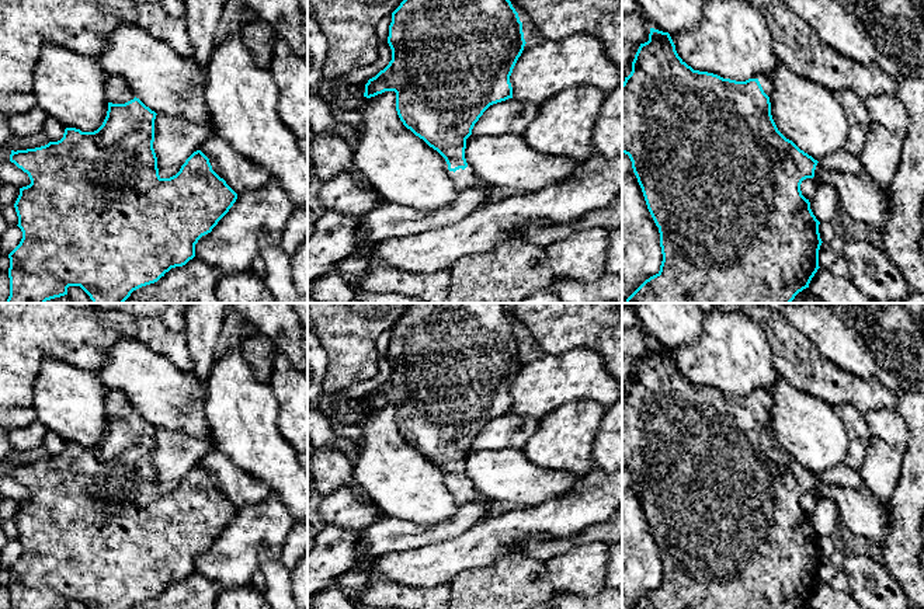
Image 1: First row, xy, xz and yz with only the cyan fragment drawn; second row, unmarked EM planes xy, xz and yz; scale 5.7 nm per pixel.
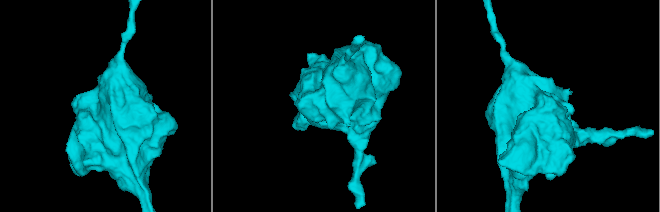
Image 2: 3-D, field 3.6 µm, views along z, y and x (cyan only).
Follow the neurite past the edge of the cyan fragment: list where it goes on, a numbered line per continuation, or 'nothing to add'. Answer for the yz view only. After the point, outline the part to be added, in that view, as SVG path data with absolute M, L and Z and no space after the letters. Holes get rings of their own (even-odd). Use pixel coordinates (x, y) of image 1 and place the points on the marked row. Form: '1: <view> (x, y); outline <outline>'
1: yz (766, 83); outline M761 74L758 76L758 81L764 90L764 93L770 97L772 93L772 83L771 80L767 77L767 74Z

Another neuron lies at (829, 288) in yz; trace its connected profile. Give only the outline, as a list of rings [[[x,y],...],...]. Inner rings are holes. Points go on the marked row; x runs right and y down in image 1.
[[[819,268],[807,289],[821,303],[876,303],[848,278],[834,275],[830,268]]]

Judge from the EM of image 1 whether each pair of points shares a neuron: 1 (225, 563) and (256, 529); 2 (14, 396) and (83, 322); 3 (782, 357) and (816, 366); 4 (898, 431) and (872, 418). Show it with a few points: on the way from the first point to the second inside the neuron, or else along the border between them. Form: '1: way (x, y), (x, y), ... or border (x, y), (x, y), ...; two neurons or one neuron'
1: way (233, 554), (247, 538); one neuron
2: way (14, 371), (28, 357), (28, 351), (58, 323); one neuron
3: way (791, 357), (803, 366), (808, 366); one neuron
4: way (892, 430), (878, 420); one neuron

